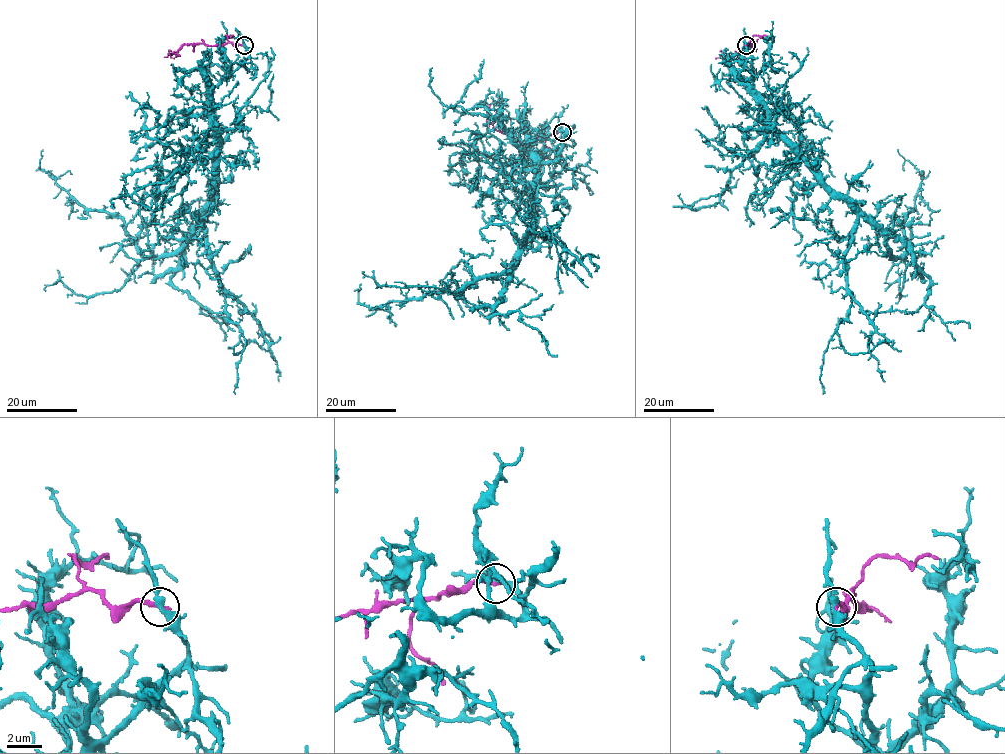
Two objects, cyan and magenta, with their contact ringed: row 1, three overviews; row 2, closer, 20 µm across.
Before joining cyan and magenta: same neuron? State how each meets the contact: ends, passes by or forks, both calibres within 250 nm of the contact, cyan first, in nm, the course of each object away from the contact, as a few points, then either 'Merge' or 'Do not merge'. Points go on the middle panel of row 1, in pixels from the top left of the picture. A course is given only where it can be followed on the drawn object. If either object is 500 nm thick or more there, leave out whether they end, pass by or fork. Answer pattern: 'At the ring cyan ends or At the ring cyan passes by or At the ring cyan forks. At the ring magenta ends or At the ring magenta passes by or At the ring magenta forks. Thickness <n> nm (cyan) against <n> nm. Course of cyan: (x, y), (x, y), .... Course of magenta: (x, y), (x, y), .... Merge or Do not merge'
At the ring cyan passes by. At the ring magenta ends. Thickness 320 nm (cyan) against 280 nm. Course of cyan: (562, 132), (566, 139), (530, 140), (531, 236), (508, 270), (458, 293), (374, 307), (358, 301), (361, 284). Course of magenta: (562, 132), (516, 141), (486, 121), (492, 102). Do not merge

